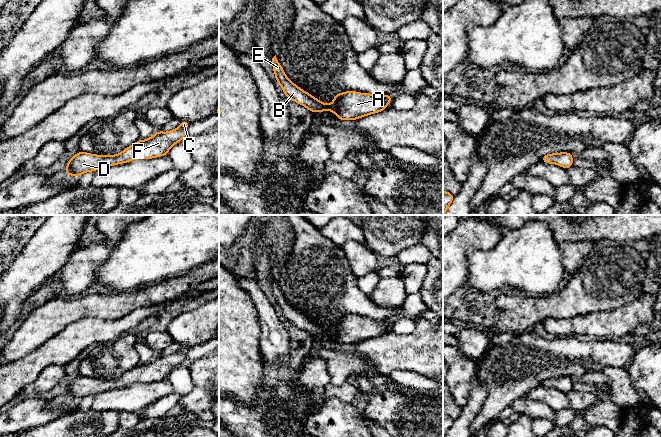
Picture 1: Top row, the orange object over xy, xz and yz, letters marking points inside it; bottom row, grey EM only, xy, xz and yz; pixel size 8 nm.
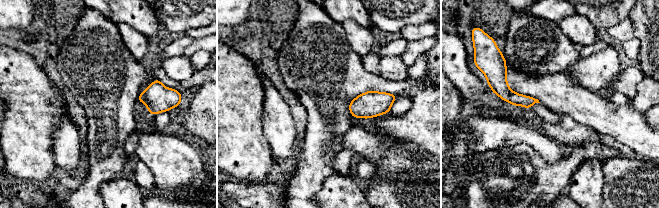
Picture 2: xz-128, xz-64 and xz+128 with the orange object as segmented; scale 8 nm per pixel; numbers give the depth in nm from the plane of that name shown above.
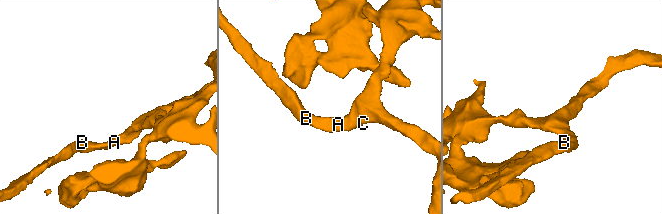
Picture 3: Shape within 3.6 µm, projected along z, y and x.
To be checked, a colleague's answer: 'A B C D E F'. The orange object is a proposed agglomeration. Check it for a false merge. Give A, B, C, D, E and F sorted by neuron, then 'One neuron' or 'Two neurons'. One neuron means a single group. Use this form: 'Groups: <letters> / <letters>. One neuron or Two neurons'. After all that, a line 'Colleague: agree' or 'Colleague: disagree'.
Groups: A B C D E F. One neuron
Colleague: agree

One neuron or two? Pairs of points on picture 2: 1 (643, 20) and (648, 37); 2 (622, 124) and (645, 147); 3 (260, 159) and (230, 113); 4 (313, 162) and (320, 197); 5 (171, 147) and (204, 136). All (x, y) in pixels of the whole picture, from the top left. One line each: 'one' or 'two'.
1: one
2: one
3: one
4: two
5: two

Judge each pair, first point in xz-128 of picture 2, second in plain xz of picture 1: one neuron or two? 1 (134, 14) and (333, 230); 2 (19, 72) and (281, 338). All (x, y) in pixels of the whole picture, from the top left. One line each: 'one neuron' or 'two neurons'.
1: one neuron
2: two neurons

